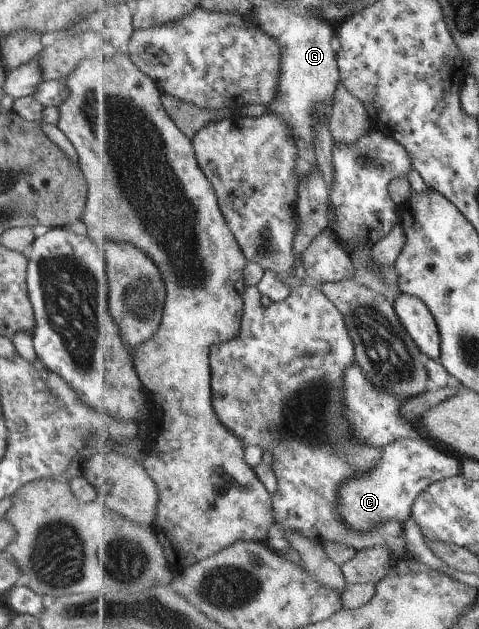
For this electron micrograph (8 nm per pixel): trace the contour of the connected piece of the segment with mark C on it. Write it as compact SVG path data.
M403 439L389 443L384 447L386 448L384 456L380 464L371 473L346 483L344 488L340 490L340 506L338 511L346 520L346 523L349 523L354 529L361 532L374 529L385 521L392 521L393 519L406 524L408 518L413 514L413 503L424 490L443 479L462 474L462 464L459 463L455 456L451 456L449 452L443 452L443 450L431 446L431 444L427 444L423 440Z

